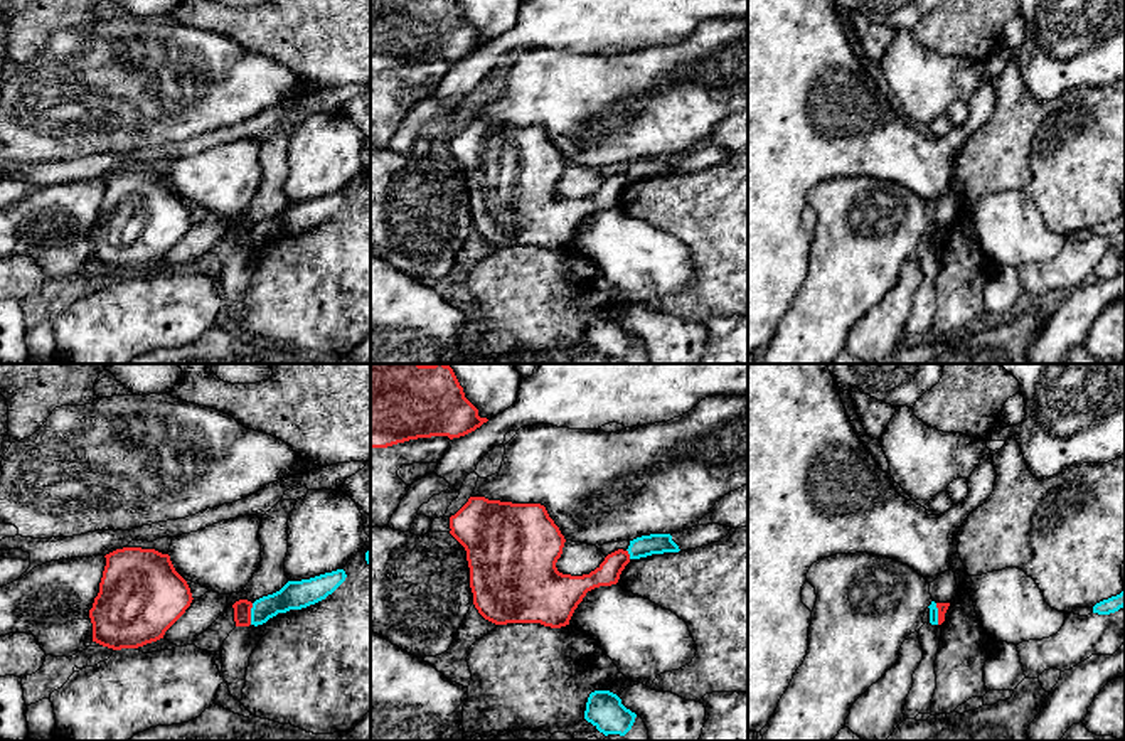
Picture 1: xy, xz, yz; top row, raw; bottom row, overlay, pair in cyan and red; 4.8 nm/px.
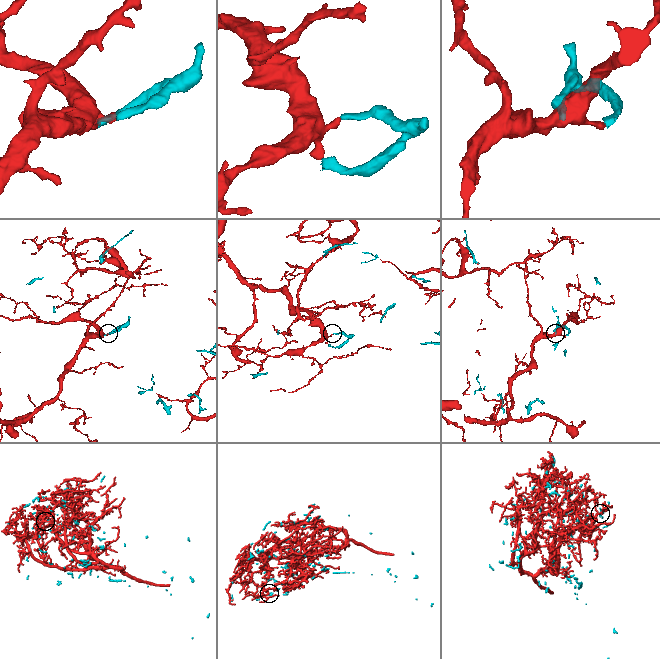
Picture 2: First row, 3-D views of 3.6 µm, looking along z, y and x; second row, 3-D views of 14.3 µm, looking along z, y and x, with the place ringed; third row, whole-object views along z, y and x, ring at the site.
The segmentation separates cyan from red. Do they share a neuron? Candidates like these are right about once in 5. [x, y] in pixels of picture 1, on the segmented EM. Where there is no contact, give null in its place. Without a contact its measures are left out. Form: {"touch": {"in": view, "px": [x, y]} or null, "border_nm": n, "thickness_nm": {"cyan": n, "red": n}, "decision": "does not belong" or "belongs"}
{"touch": {"in": "xy", "px": [251, 613]}, "border_nm": 110, "thickness_nm": {"cyan": 140, "red": 80}, "decision": "does not belong"}

